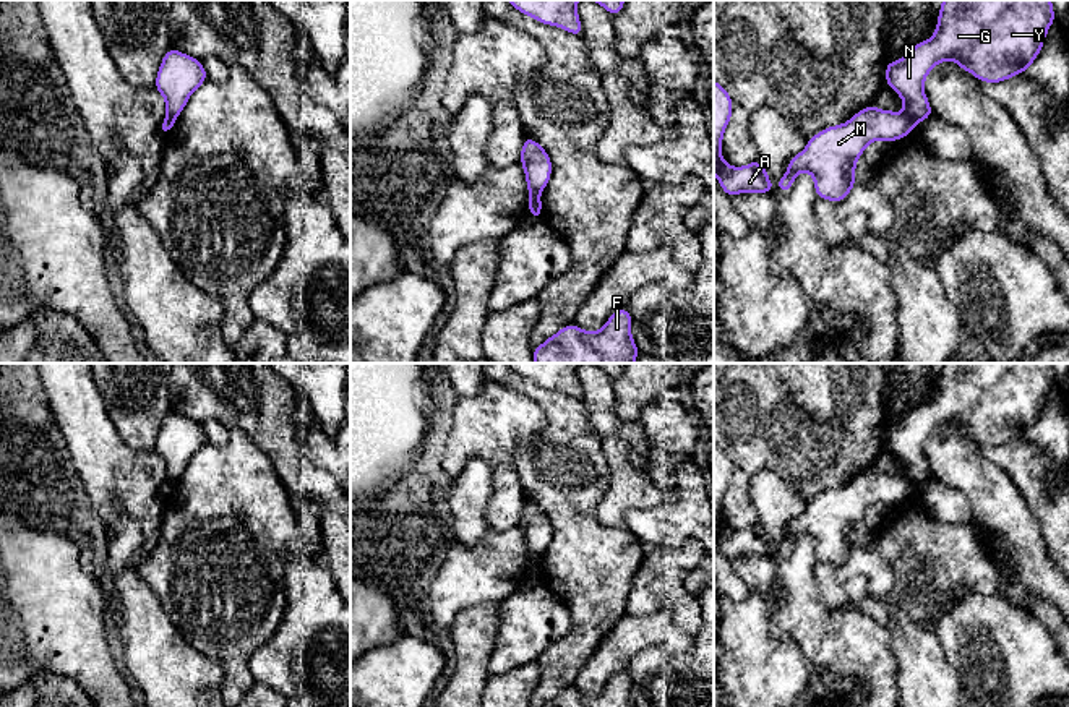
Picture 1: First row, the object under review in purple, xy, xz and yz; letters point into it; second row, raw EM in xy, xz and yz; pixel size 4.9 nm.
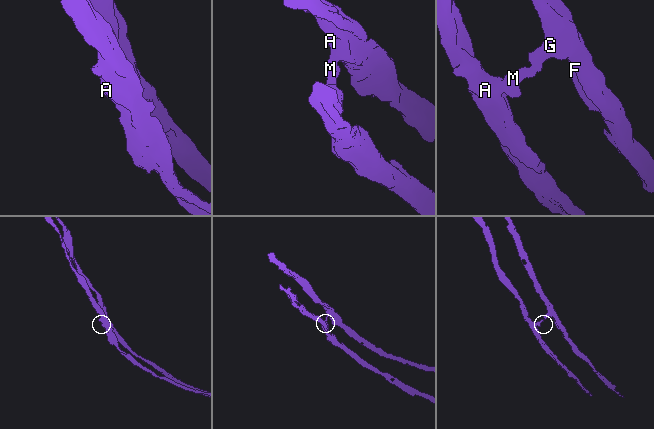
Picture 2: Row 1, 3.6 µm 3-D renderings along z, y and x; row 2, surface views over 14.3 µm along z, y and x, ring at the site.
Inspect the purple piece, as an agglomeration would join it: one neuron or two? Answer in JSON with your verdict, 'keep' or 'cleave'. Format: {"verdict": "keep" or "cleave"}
{"verdict": "cleave"}

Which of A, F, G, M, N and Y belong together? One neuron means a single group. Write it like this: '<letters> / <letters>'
A M / F G N Y

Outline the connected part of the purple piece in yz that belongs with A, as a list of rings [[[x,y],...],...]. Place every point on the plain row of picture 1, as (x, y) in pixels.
[[[714,443],[714,538],[728,561],[740,556],[771,558],[767,533],[758,522],[738,532],[722,522],[722,503],[732,475],[730,457]]]

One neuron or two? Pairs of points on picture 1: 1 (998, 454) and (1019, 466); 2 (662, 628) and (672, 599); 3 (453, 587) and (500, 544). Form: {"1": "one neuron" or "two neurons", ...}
{"1": "one neuron", "2": "two neurons", "3": "one neuron"}

